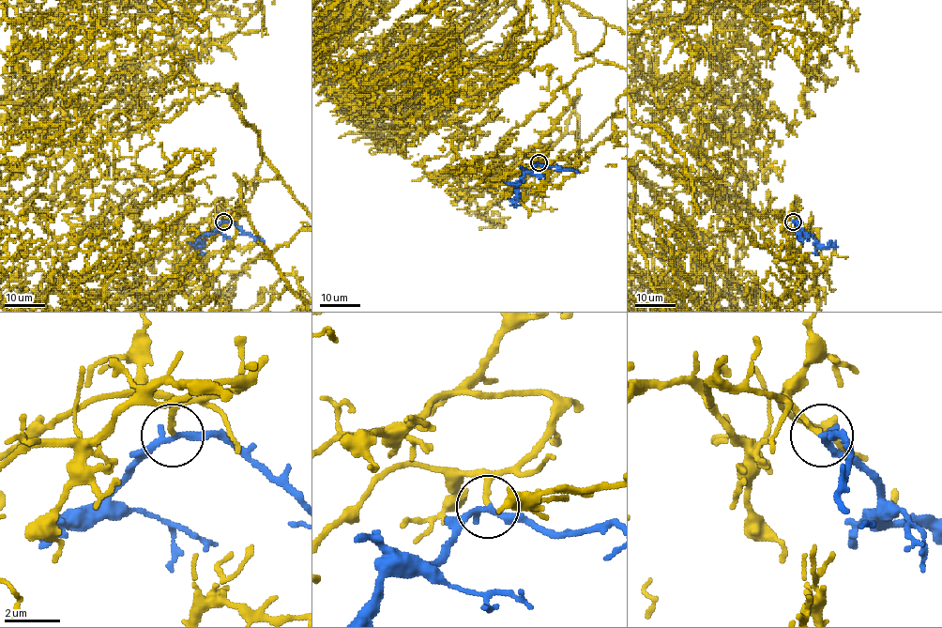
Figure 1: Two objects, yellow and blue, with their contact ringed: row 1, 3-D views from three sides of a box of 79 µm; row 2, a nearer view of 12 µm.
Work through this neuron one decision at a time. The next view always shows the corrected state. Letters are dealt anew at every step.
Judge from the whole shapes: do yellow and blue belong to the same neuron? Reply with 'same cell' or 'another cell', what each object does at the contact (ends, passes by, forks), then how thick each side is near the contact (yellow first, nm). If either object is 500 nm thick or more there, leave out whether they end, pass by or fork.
same cell; yellow ends; blue passes by; calibres 180 and 240 nm

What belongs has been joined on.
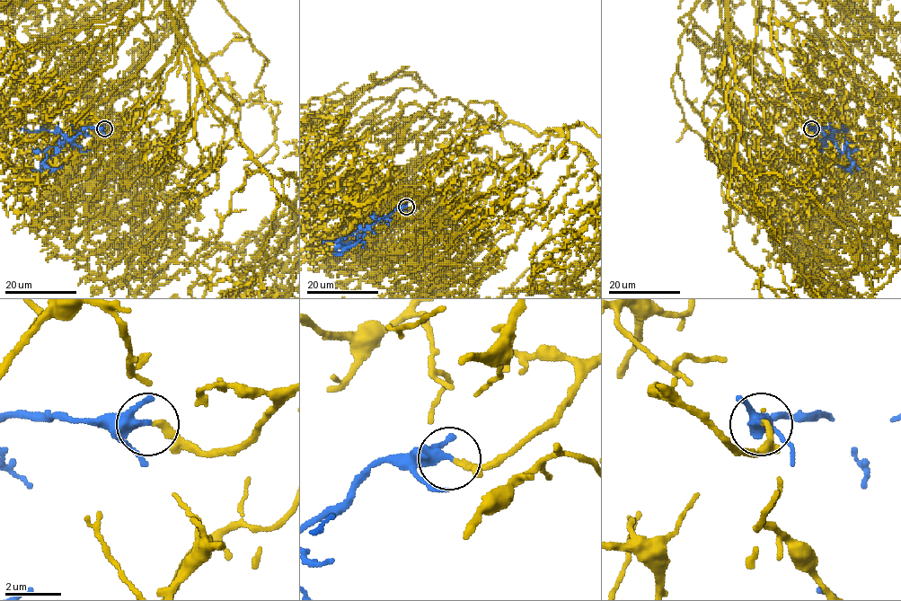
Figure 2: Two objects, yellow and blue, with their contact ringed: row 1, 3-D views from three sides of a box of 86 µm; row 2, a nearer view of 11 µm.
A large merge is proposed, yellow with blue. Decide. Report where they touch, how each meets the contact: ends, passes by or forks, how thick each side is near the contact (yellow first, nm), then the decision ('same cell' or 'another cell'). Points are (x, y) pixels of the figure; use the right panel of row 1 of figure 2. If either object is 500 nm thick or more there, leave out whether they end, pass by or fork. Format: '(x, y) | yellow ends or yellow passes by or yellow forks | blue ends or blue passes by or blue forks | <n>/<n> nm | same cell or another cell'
(811, 128) | yellow ends | blue passes by | 240/280 nm | same cell

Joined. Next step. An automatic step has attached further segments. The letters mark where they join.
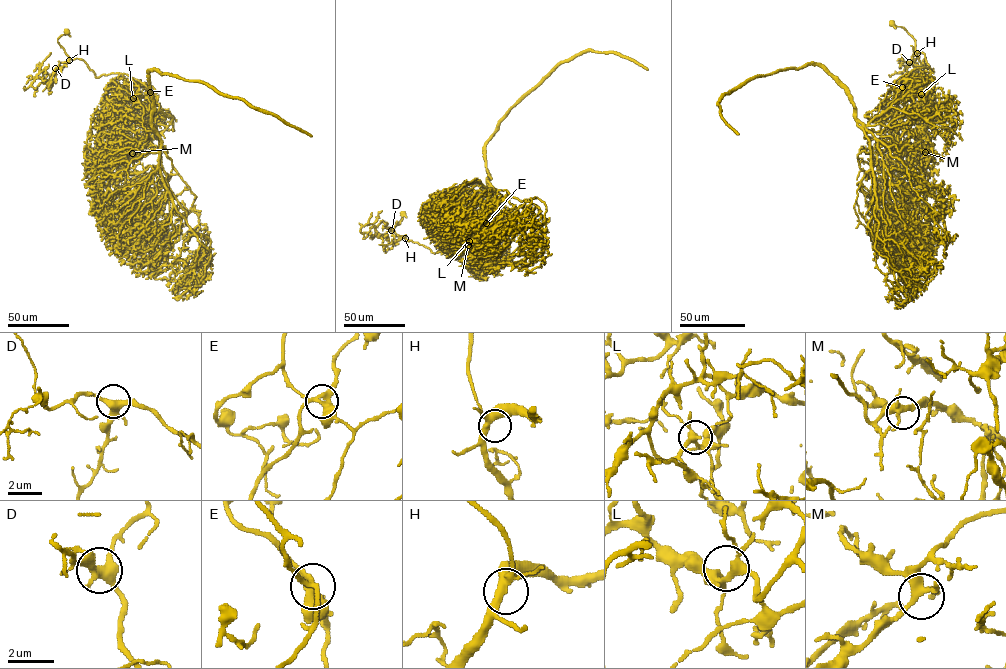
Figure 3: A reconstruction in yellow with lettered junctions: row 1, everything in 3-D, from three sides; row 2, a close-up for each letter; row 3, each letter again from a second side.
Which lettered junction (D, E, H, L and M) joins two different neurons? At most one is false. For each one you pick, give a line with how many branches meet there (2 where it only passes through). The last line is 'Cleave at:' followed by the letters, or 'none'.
E: Branches: 4
Cleave at: E

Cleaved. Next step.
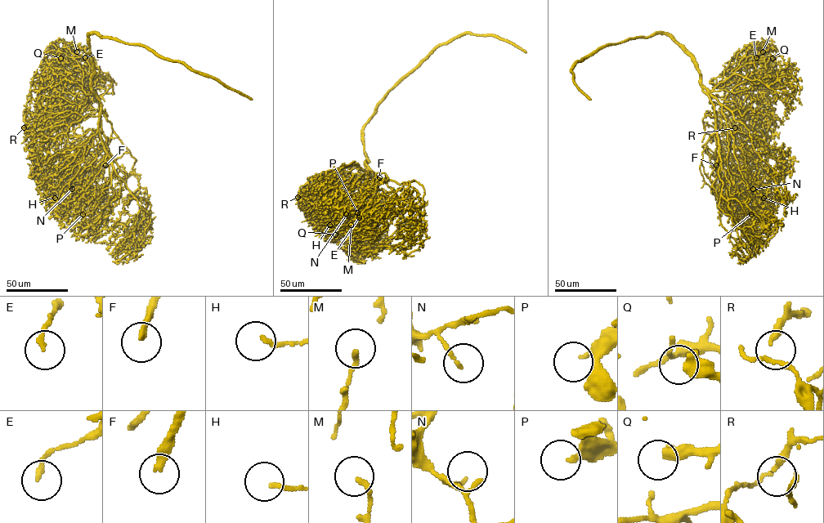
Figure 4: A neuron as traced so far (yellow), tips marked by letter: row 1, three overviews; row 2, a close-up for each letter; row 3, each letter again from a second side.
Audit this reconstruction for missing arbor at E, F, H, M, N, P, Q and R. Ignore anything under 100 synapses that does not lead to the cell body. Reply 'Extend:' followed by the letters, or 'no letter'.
Extend: F, P

